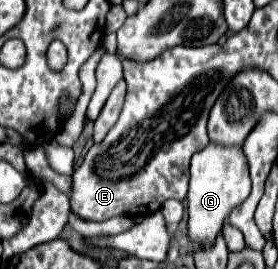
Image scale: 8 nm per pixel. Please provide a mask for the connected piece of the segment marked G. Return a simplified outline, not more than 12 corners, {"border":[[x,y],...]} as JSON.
{"border":[[241,145],[191,159],[189,237],[211,245],[251,191]]}

